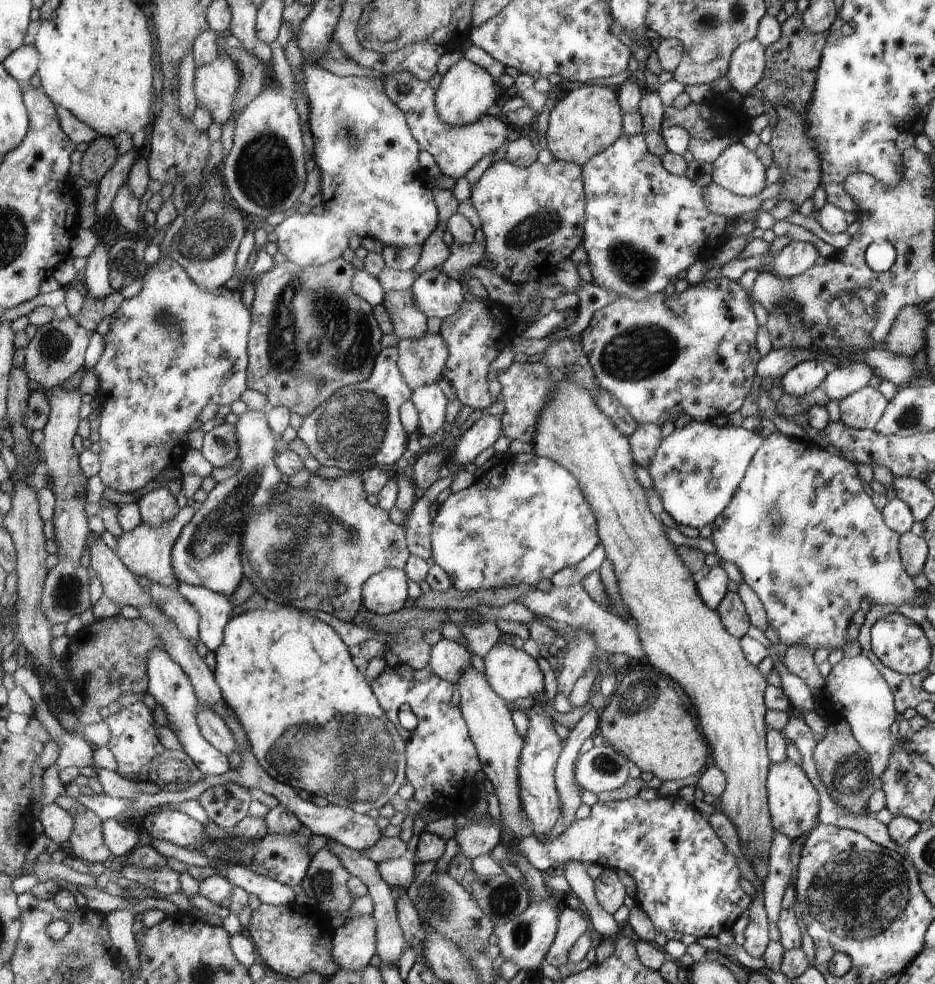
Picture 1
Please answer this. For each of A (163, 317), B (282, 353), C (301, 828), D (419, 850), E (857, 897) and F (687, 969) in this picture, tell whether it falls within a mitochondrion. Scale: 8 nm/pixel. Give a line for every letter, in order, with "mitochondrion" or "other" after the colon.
A: mitochondrion
B: mitochondrion
C: other
D: other
E: mitochondrion
F: other

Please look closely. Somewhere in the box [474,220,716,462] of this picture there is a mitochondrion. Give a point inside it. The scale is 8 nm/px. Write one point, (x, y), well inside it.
(634, 354)

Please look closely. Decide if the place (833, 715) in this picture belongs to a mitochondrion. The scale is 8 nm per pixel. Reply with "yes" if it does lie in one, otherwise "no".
no

